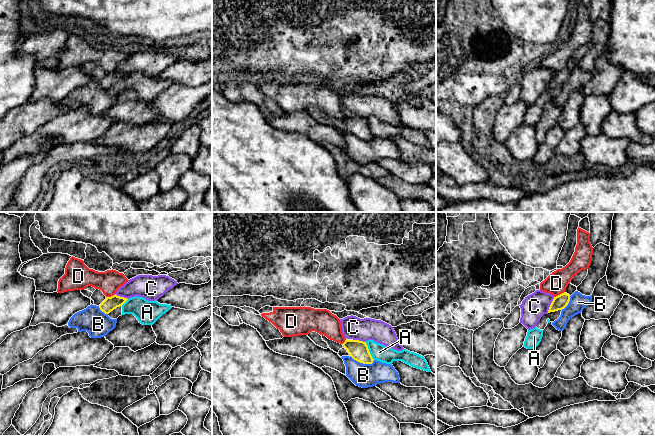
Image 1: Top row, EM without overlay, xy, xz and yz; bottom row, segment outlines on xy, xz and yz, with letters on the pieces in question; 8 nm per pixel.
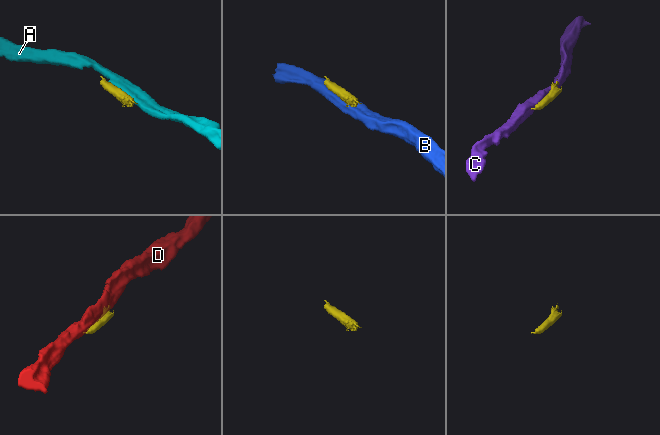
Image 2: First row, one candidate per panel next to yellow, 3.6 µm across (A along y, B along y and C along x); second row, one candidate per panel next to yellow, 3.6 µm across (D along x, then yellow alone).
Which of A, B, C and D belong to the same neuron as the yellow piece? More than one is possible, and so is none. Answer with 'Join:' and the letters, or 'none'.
Join: none

